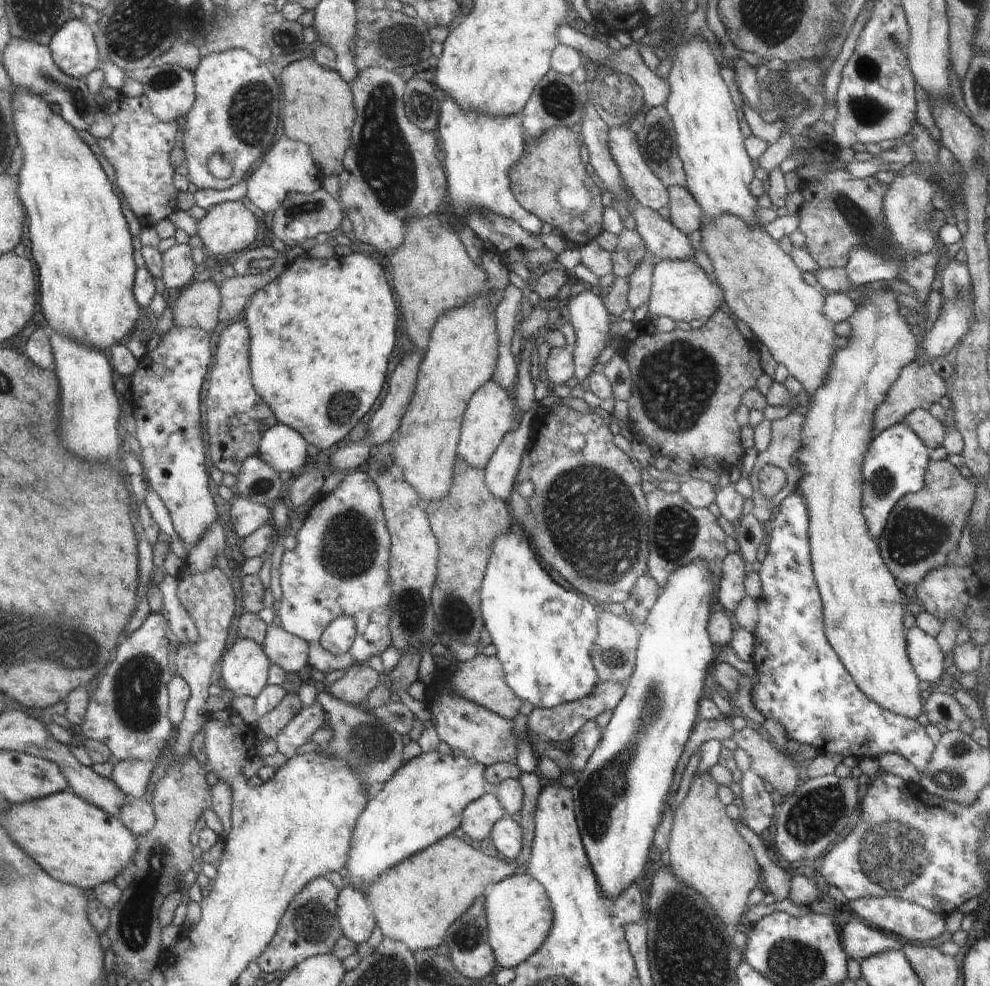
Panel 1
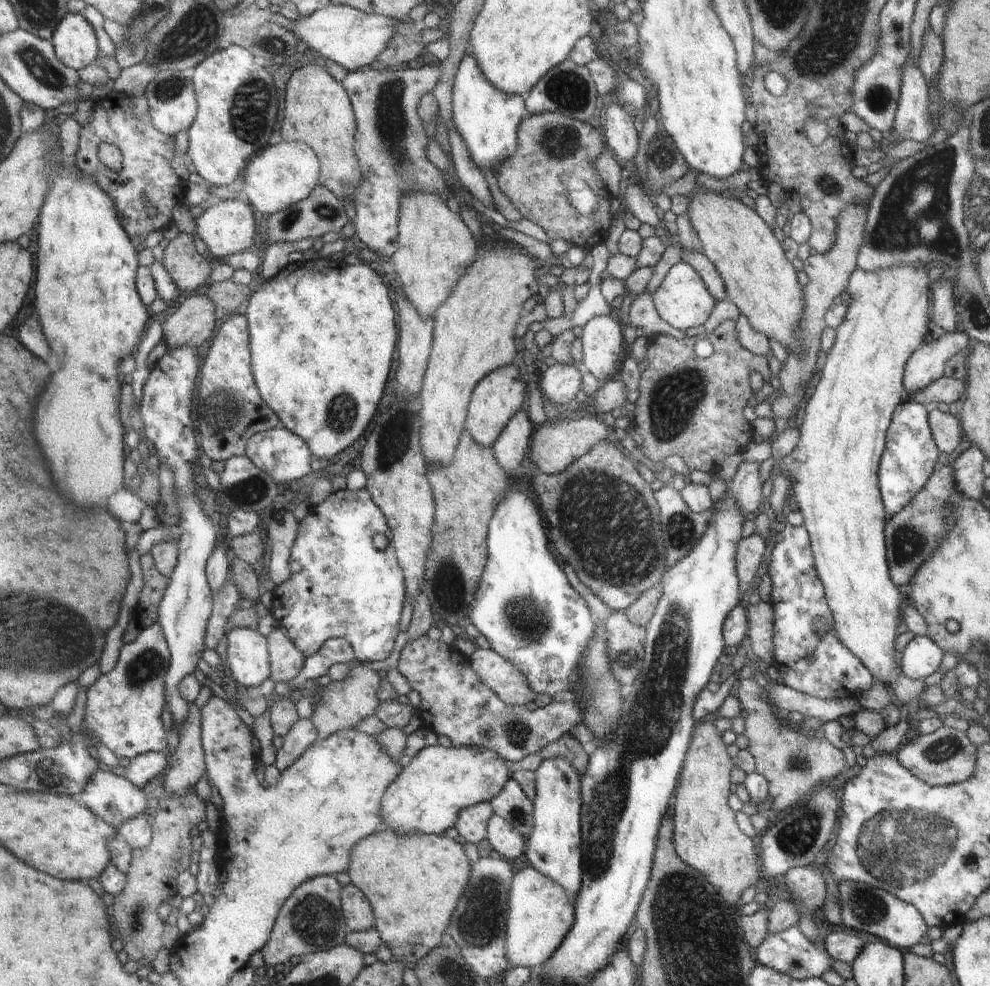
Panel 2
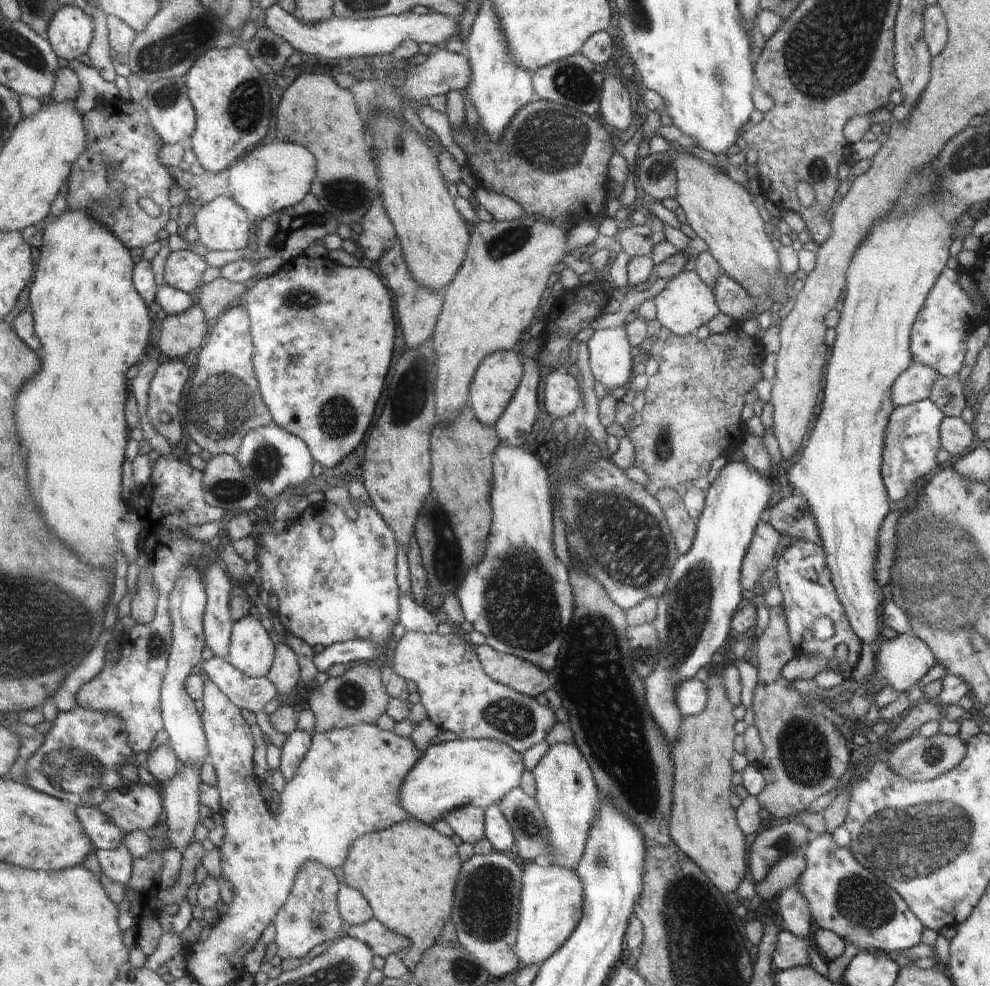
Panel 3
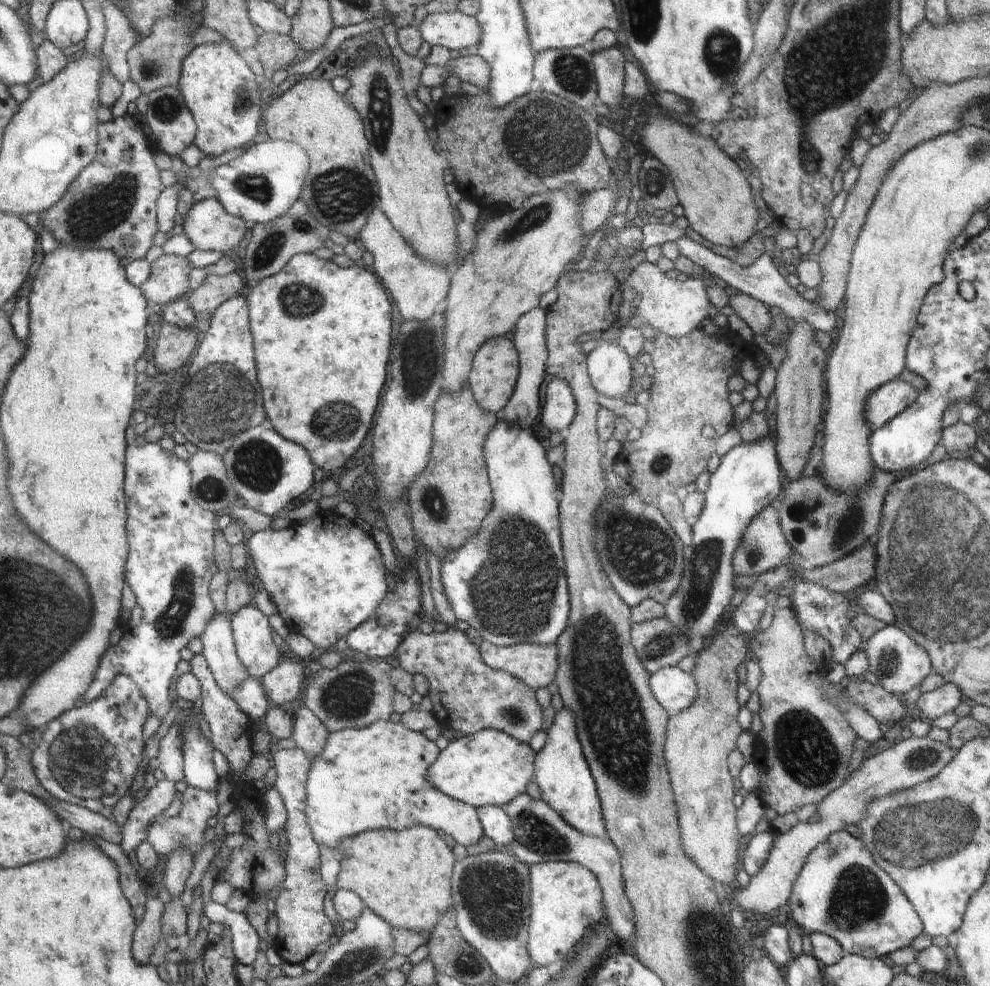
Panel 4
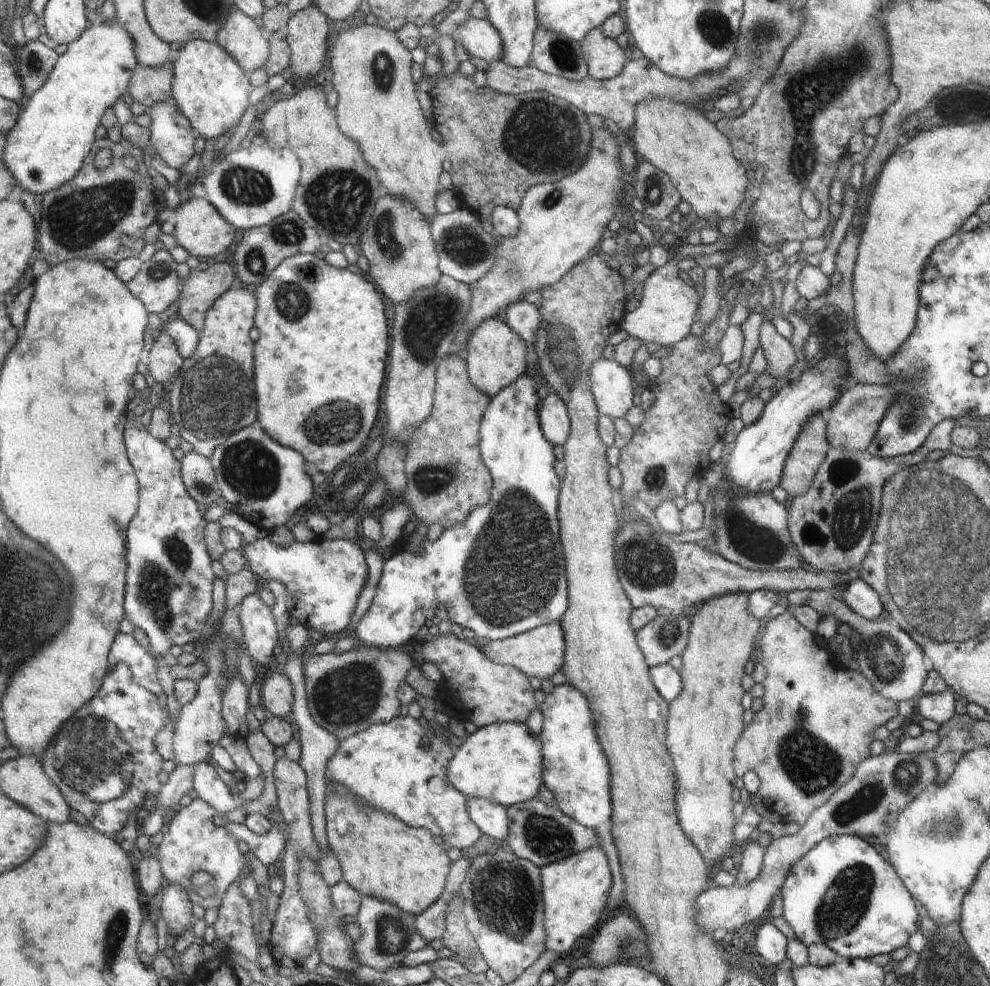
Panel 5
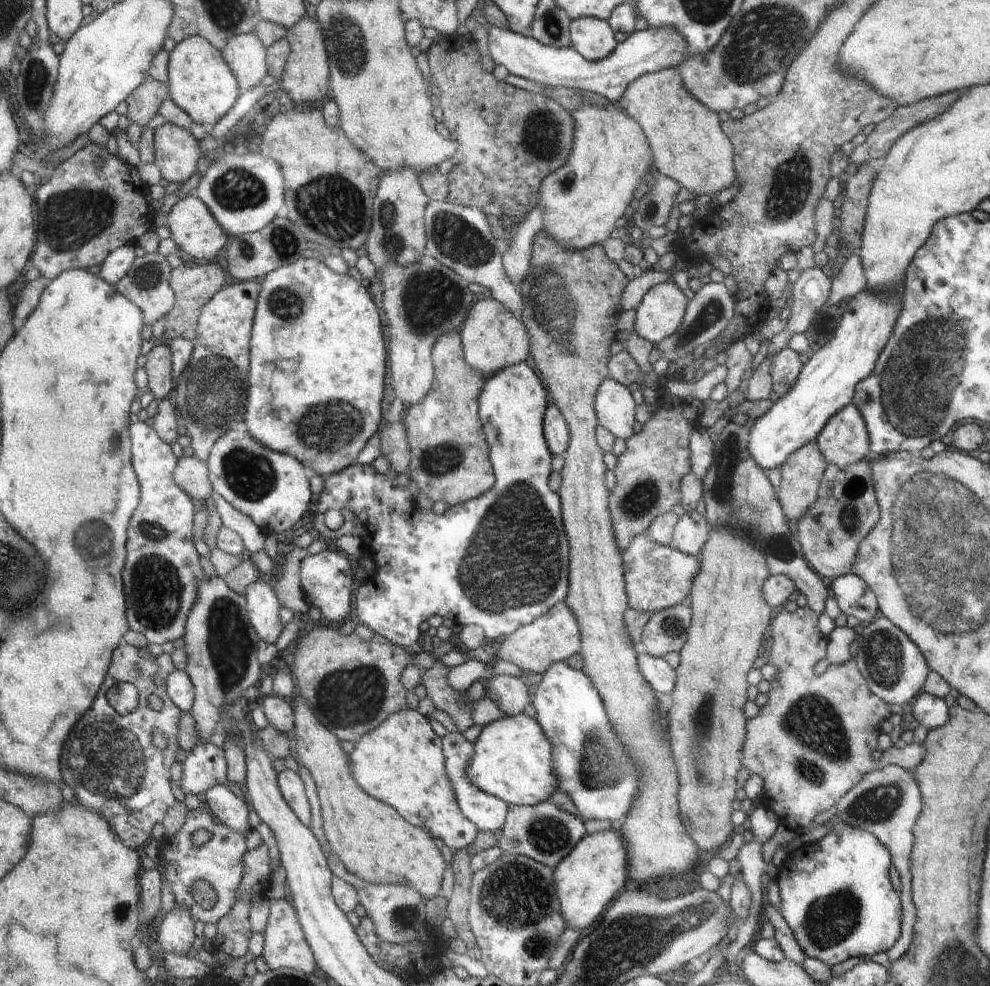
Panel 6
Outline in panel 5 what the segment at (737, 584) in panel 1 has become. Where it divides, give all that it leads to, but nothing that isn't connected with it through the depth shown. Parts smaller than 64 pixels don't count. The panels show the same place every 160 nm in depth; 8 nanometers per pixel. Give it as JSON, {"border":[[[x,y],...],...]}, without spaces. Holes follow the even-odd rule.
{"border":[[[726,476],[712,490],[714,514],[712,533],[714,550],[729,562],[747,570],[796,570],[800,556],[789,536],[786,504],[780,504],[770,492],[738,490]]]}

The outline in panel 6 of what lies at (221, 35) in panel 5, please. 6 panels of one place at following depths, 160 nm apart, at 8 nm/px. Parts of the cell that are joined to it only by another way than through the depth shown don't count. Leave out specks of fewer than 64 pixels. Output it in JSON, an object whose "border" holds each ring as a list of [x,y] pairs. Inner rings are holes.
{"border":[[[248,32],[236,34],[222,48],[221,55],[240,80],[243,92],[258,86],[266,76],[268,60],[264,60],[264,47],[265,44],[258,39],[255,32]]]}

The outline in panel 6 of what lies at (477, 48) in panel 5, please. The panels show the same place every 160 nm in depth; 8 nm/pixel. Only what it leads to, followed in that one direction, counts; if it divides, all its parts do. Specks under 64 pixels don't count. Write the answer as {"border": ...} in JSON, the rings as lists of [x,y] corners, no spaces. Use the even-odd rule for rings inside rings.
{"border":[[[493,25],[488,32],[488,52],[495,65],[502,65],[511,75],[516,75],[528,79],[534,83],[545,84],[551,87],[567,87],[575,89],[576,92],[590,91],[594,94],[604,96],[612,104],[619,104],[621,98],[629,85],[640,76],[650,72],[657,72],[670,67],[682,65],[689,56],[686,54],[686,40],[676,32],[676,30],[666,30],[659,28],[648,28],[640,32],[632,33],[624,42],[618,43],[614,52],[606,56],[604,60],[590,62],[582,58],[574,48],[550,48],[537,42],[531,36],[525,36],[504,28]]]}

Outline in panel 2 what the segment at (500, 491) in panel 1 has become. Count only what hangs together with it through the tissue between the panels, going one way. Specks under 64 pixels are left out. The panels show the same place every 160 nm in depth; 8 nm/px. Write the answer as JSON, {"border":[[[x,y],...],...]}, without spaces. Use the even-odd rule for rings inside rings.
{"border":[[[518,410],[491,446],[497,461],[507,473],[514,472],[524,458],[530,444],[530,436],[532,424],[528,420],[527,410]]]}

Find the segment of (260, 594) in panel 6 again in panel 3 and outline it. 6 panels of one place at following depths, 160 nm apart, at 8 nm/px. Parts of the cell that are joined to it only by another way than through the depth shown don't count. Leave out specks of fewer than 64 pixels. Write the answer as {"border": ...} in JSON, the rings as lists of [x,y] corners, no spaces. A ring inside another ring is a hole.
{"border":[[[251,611],[233,624],[227,656],[234,668],[251,677],[265,677],[274,660],[274,642],[258,617]]]}

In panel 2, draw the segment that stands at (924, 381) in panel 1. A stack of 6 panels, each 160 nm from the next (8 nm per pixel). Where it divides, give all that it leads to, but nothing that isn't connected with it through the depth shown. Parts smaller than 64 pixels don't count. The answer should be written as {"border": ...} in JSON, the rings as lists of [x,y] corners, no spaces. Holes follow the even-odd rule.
{"border":[[[950,377],[939,378],[936,382],[930,383],[919,393],[910,393],[910,400],[916,400],[930,406],[934,403],[943,402],[947,405],[961,403],[966,398],[966,380],[960,380]]]}

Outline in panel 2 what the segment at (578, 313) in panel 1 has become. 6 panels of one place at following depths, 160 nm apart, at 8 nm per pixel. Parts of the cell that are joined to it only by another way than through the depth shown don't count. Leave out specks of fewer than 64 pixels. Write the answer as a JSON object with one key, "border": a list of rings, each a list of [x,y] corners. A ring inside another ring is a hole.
{"border":[[[614,314],[596,316],[583,327],[580,337],[583,348],[581,368],[602,383],[610,380],[623,358],[622,330]]]}

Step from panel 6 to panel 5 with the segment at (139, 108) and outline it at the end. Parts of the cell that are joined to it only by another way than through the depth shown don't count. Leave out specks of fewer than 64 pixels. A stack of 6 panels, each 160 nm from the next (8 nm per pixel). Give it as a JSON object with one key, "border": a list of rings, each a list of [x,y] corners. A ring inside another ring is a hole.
{"border":[[[137,65],[128,82],[128,94],[132,100],[144,104],[149,110],[152,104],[171,99],[173,68]]]}

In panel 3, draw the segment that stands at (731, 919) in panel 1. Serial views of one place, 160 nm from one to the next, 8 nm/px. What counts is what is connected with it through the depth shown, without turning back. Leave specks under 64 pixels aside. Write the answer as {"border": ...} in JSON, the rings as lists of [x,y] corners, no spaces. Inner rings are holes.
{"border":[[[709,668],[707,680],[708,700],[704,710],[696,716],[684,716],[684,734],[682,742],[672,748],[674,754],[674,826],[669,826],[669,833],[674,834],[674,842],[698,862],[710,882],[724,894],[736,893],[740,880],[746,874],[746,838],[740,824],[736,822],[737,812],[730,806],[730,778],[732,778],[732,756],[734,756],[734,708],[728,700],[724,688],[723,675]]]}

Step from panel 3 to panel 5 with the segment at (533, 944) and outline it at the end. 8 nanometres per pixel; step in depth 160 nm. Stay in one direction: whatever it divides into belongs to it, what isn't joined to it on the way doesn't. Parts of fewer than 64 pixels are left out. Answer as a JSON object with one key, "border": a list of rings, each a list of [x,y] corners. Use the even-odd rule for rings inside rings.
{"border":[[[590,848],[572,854],[563,860],[542,866],[541,884],[544,888],[546,950],[568,952],[578,938],[596,926],[608,900],[612,876],[608,860],[601,848]]]}

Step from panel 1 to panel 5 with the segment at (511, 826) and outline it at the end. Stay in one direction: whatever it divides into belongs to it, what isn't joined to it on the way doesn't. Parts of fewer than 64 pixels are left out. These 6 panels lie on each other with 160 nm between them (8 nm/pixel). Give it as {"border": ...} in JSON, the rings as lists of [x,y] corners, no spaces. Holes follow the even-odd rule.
{"border":[[[467,798],[469,816],[478,829],[496,842],[509,836],[508,808],[484,798]]]}

